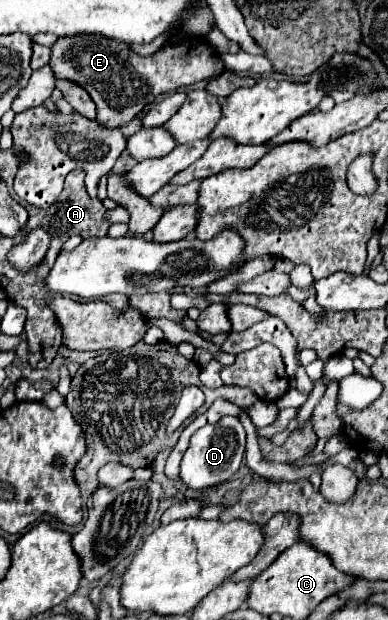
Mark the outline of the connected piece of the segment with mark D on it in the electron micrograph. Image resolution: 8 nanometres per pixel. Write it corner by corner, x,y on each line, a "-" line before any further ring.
224,417
216,425
206,425
198,429
190,437
190,447
184,453
184,459
180,463
180,481
184,487
192,491
204,491
218,487
220,483
228,481
238,469
244,459
244,447
246,447
246,431
236,417

